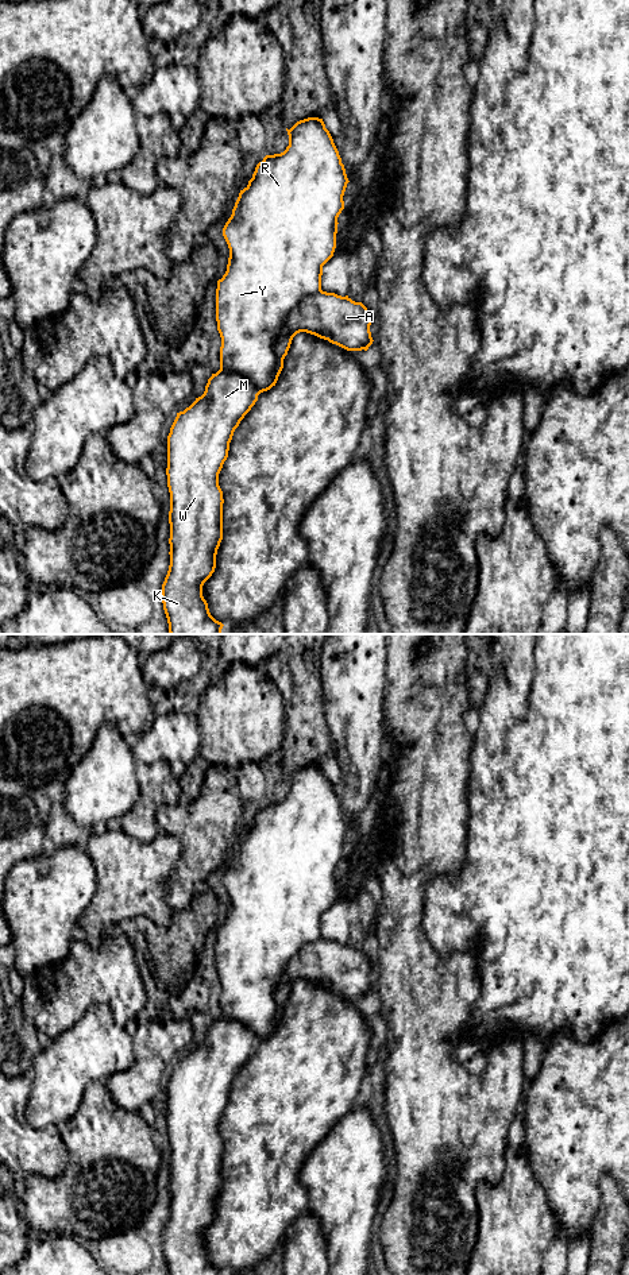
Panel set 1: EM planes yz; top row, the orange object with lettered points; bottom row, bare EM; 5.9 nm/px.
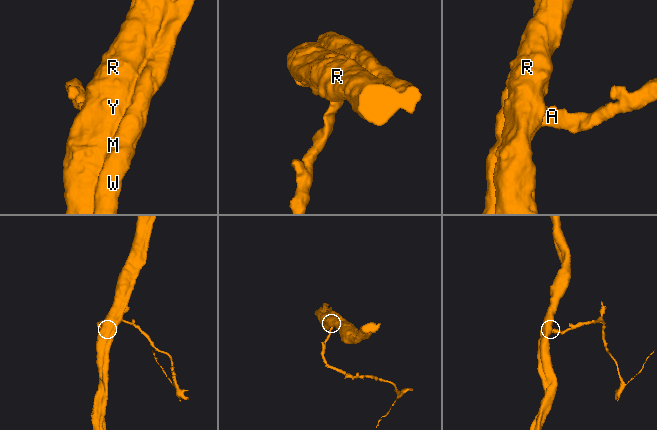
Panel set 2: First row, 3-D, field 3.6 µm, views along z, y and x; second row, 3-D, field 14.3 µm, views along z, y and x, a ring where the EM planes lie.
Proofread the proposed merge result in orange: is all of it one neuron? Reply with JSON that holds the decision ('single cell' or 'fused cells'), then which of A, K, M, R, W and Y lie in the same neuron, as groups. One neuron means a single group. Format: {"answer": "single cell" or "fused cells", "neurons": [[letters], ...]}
{"answer": "single cell", "neurons": [["A", "K", "M", "R", "W", "Y"]]}

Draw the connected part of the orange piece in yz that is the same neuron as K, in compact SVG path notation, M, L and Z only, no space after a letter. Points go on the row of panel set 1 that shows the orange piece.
M308 117L286 131L289 146L281 154L266 155L256 165L223 228L229 258L216 289L216 321L221 337L220 370L208 379L204 394L177 413L167 436L170 565L161 598L170 634L221 634L224 625L211 615L202 596L202 586L215 572L223 540L224 499L219 474L228 457L235 429L255 405L258 395L275 386L293 337L306 332L347 351L367 351L374 341L370 332L371 316L362 302L321 290L323 266L336 248L337 217L344 209L343 196L350 182L339 151L323 119Z

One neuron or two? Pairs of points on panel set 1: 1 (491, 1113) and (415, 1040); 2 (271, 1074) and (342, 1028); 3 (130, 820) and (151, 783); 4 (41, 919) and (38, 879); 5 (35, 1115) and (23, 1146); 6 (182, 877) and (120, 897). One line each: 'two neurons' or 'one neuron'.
1: one neuron
2: one neuron
3: one neuron
4: one neuron
5: two neurons
6: two neurons

